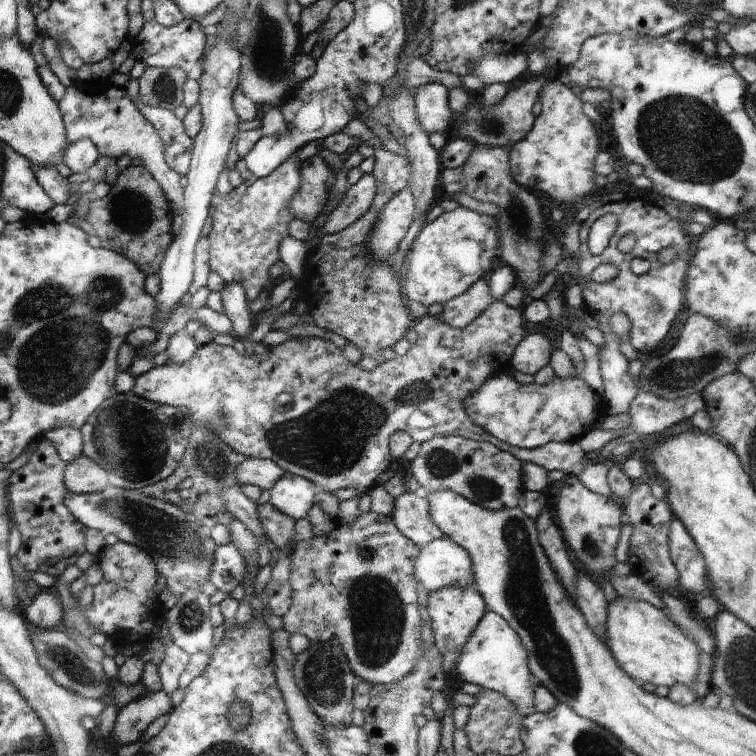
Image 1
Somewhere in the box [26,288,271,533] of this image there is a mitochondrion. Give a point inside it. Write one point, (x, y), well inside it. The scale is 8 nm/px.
(132, 442)

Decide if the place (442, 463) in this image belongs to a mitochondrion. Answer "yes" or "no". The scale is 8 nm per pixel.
yes

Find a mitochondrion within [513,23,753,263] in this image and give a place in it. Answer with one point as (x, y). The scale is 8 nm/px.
(687, 138)

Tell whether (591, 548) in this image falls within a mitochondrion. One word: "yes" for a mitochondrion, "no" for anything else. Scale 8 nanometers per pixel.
yes

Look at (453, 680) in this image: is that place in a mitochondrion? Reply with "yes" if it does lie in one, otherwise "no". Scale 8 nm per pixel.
no

